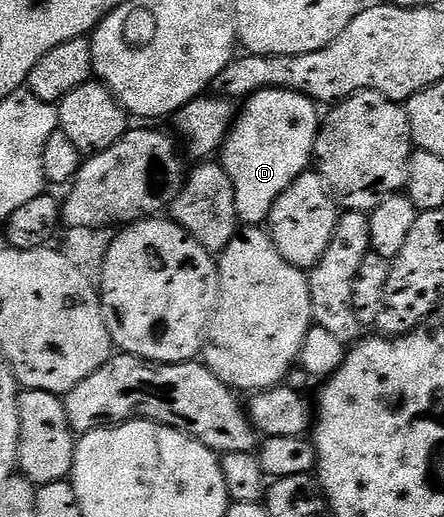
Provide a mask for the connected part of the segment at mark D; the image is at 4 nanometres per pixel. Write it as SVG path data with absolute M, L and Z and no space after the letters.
M279 88L260 90L241 105L240 111L234 117L234 125L226 135L226 143L220 149L220 163L232 182L238 218L243 225L265 225L270 219L270 211L276 198L280 198L280 194L284 194L284 190L292 186L294 179L311 167L314 160L314 143L320 127L318 111L319 105L307 96Z

